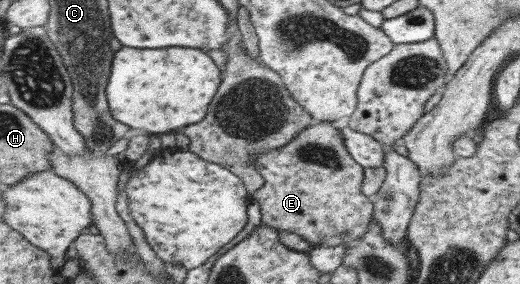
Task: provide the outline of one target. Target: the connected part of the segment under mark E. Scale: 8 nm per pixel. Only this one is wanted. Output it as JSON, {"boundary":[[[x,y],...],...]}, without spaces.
{"boundary":[[[314,121],[288,146],[267,151],[258,158],[256,165],[261,176],[265,178],[265,184],[252,198],[260,206],[262,223],[272,225],[280,231],[298,233],[315,247],[333,248],[340,244],[351,244],[366,234],[373,224],[370,223],[372,217],[375,220],[375,205],[363,193],[365,168],[348,152],[342,136],[342,125],[340,122]]]}

